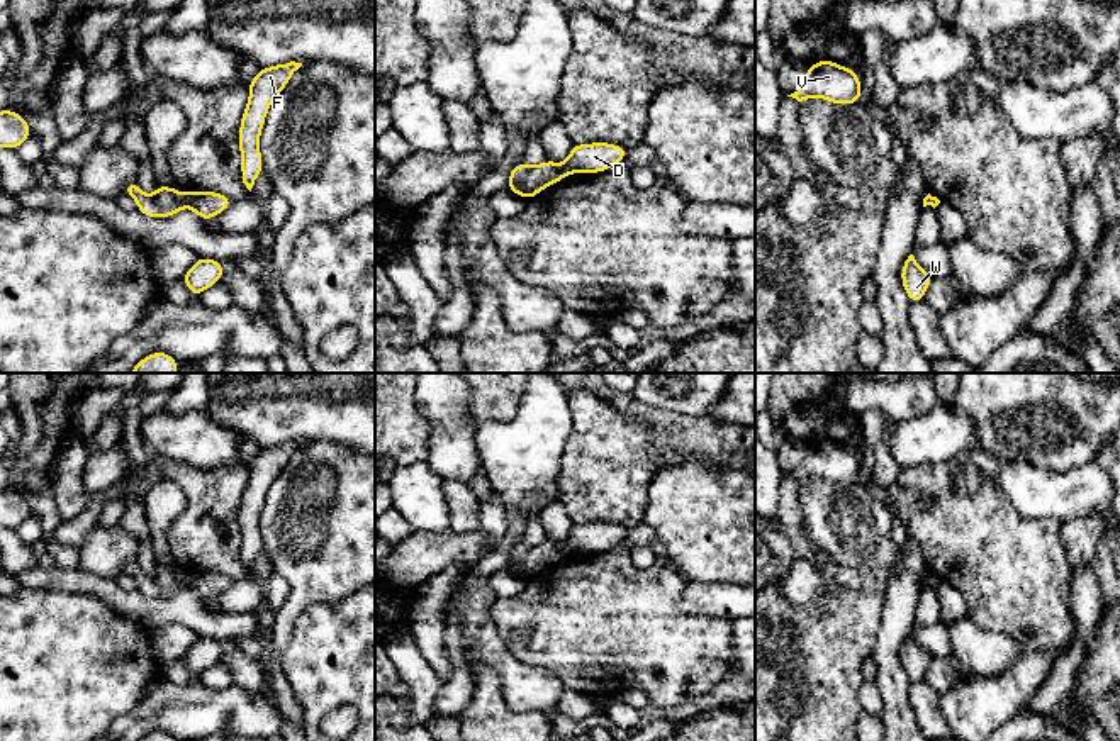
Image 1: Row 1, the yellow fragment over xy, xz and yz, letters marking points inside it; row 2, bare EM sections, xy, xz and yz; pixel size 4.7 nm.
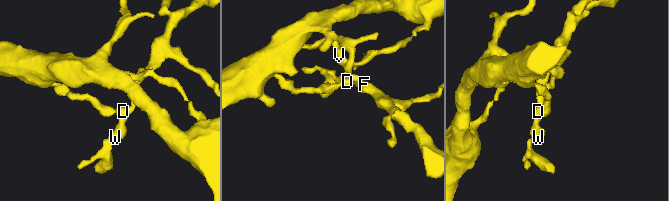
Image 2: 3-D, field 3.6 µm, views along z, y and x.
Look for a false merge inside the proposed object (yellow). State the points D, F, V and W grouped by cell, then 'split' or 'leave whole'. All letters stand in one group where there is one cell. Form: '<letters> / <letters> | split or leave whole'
D F W / V | split

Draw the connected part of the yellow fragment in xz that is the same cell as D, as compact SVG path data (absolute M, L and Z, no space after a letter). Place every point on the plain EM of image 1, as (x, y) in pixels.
M602 521L592 524L574 524L565 548L568 553L589 554L609 549L628 536L628 529Z

